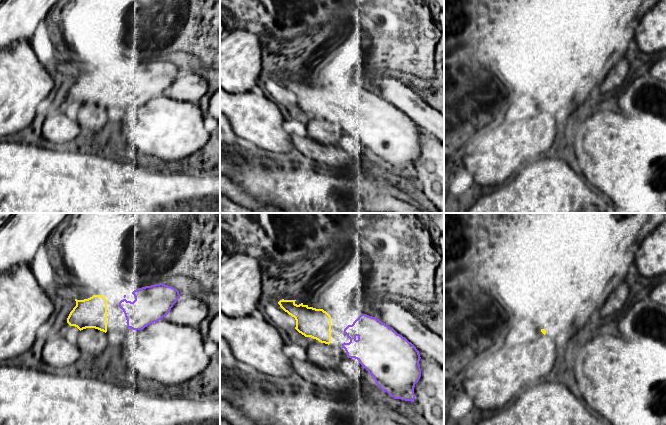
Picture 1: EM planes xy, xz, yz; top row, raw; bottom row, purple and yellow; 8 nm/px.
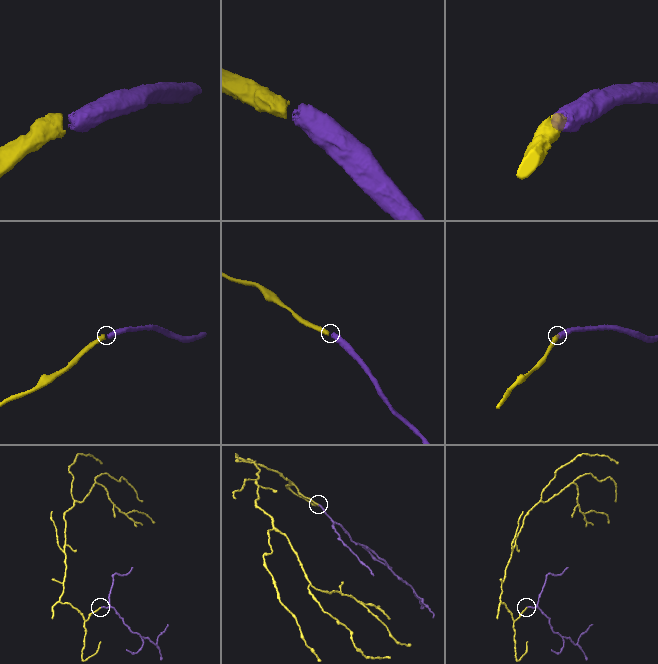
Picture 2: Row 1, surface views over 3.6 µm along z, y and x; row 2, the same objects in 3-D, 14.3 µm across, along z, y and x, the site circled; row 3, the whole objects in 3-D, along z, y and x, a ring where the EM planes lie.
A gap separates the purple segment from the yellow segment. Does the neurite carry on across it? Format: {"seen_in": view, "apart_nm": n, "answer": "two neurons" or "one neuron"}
{"seen_in": "xz", "apart_nm": 100, "answer": "one neuron"}

